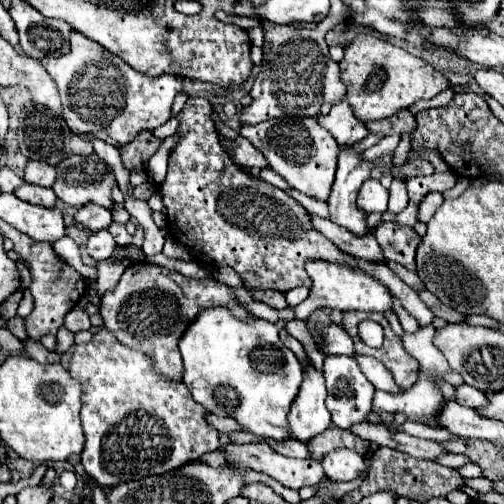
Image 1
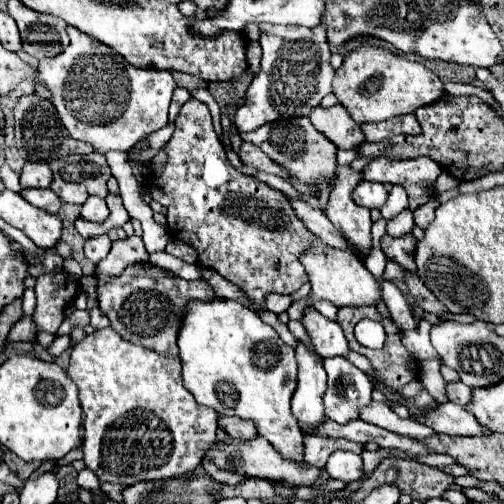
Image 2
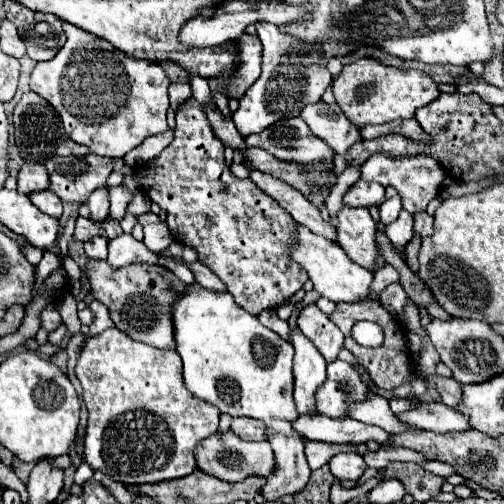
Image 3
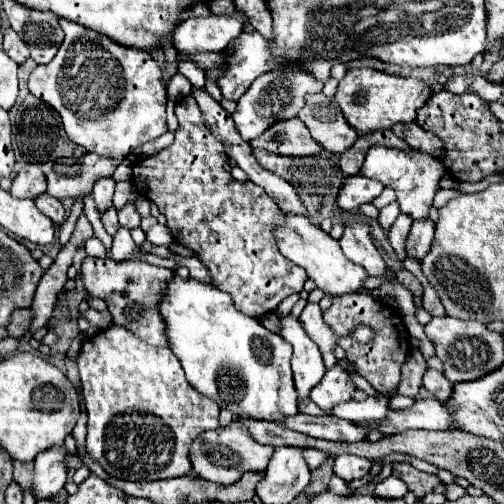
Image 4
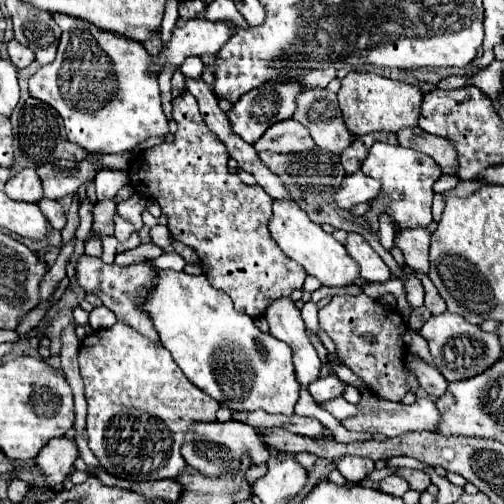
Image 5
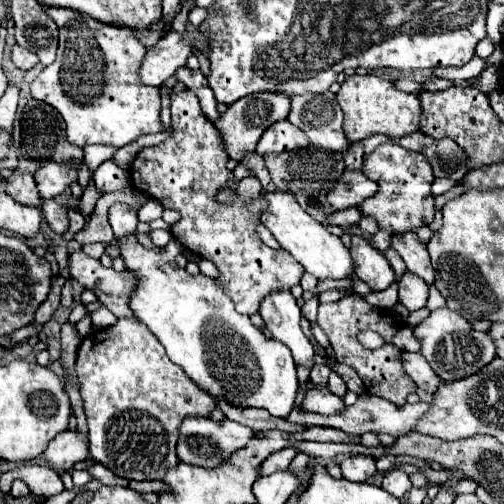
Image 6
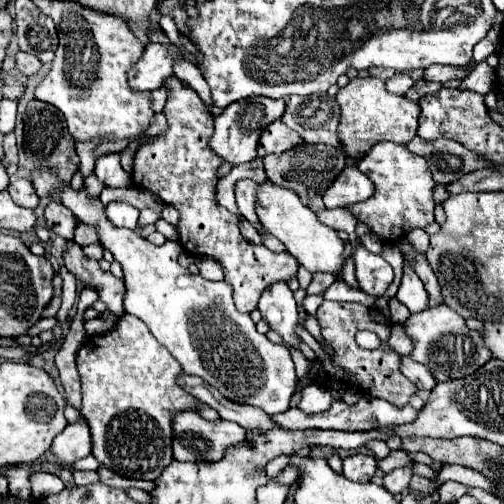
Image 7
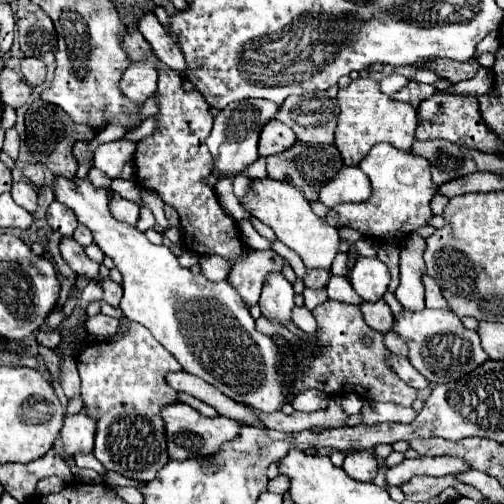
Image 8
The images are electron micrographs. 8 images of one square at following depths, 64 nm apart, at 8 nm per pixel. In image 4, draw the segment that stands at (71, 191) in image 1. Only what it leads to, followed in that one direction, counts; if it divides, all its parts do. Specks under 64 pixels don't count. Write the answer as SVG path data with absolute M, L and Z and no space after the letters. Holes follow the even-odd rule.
M90 152L82 158L60 158L46 162L42 164L42 172L48 180L46 192L58 200L84 198L92 192L96 180L112 176L120 162L122 160L118 158L104 158Z

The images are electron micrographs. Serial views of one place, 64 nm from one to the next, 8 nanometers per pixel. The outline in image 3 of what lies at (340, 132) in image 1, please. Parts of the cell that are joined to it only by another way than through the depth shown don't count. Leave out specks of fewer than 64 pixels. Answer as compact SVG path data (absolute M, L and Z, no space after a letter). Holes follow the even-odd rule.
M322 100L318 104L306 106L300 116L312 128L312 132L322 138L334 152L344 154L362 140L360 130L344 116L340 106L328 106Z

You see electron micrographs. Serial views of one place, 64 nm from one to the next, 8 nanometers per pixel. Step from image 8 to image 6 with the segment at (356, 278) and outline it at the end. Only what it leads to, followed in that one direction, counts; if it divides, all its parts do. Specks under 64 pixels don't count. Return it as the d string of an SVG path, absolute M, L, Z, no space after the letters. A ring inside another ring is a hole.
M352 236L350 254L354 260L356 276L362 282L370 284L372 290L382 290L386 288L386 284L394 282L394 270L390 268L388 260L376 248L372 248L364 238Z

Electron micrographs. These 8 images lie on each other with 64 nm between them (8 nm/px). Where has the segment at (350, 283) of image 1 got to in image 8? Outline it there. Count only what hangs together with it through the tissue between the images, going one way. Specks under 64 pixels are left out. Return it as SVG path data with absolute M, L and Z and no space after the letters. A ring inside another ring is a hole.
M272 178L264 180L252 180L252 190L244 198L250 212L264 224L268 224L276 238L284 242L288 248L292 248L304 262L306 268L324 268L330 270L338 248L340 248L340 236L338 230L328 226L324 220L320 220L312 208L310 202L302 196L300 190L296 190L288 182L278 182Z

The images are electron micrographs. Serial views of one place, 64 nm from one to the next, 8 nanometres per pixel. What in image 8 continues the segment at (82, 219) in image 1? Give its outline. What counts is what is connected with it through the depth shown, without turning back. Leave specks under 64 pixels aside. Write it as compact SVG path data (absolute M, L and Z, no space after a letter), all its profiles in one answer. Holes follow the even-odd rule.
M116 140L116 142L108 142L96 148L94 152L94 166L106 174L110 180L120 178L122 166L132 160L136 150L134 142L126 142L126 140Z

